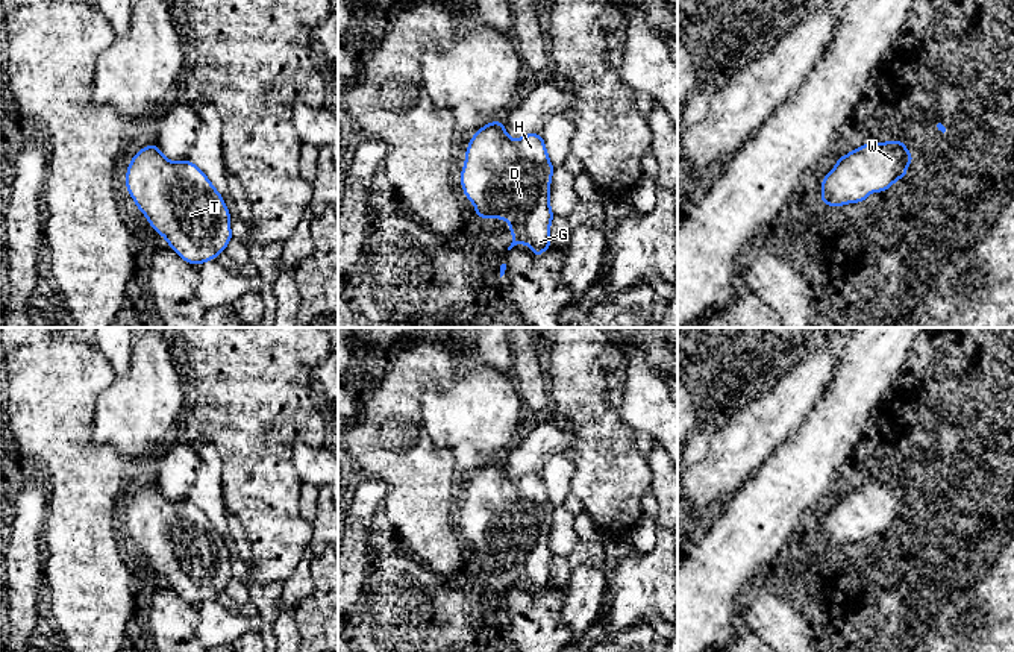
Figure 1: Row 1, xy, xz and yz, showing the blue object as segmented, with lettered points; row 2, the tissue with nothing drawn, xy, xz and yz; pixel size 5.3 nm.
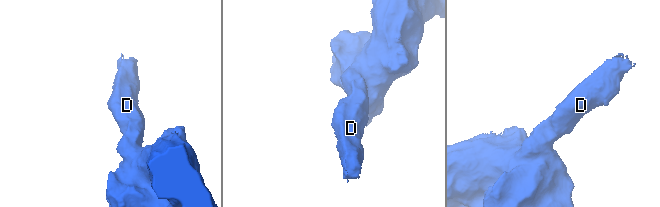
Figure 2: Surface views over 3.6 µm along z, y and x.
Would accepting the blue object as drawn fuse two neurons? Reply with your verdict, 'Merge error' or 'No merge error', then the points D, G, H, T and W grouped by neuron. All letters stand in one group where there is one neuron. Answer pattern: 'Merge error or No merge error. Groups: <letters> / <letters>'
No merge error. Groups: D G H T W

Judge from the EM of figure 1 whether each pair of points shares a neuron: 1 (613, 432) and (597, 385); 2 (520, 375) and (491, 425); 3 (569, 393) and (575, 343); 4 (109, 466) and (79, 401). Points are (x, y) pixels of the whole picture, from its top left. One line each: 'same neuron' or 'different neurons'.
1: same neuron
2: different neurons
3: same neuron
4: same neuron

